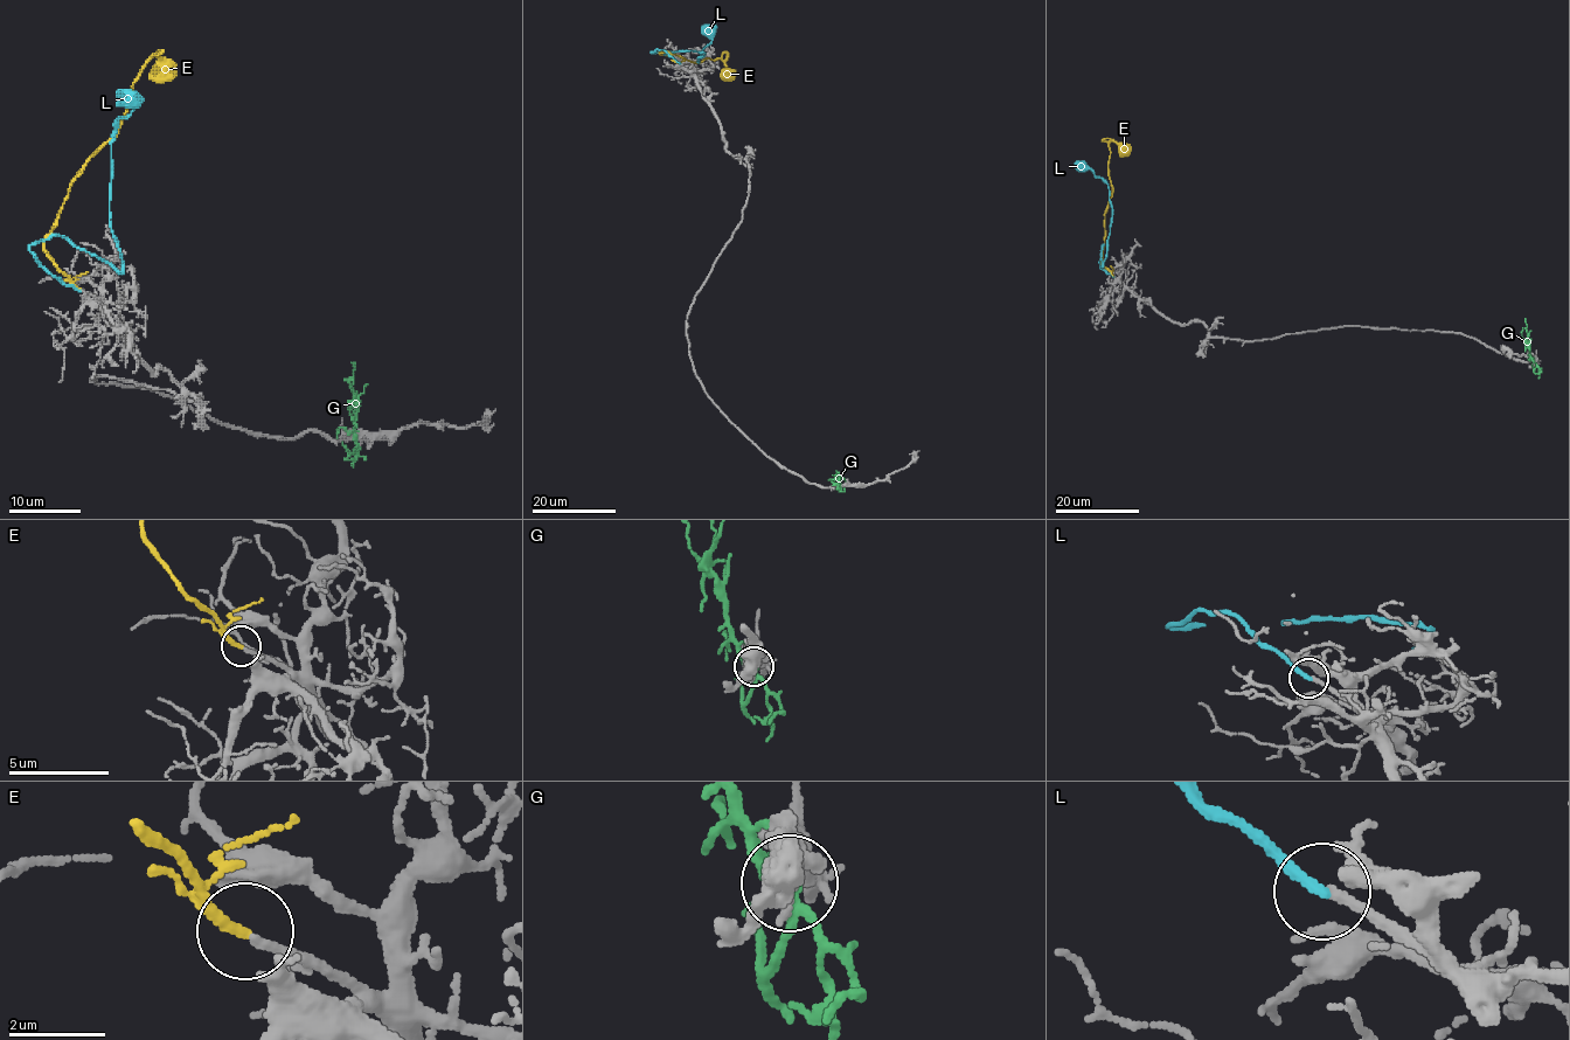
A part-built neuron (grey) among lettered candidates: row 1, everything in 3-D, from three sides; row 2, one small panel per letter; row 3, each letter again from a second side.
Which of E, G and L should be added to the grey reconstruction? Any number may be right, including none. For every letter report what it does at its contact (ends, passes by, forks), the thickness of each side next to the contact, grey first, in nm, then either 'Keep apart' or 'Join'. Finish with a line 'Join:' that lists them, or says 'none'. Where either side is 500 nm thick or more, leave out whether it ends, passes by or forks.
E: It ends there. Thickness 190 nm (grey) against 240 nm. Join
G: It forks there. Thickness 420 nm (grey) against 220 nm. Keep apart
L: It ends there. Thickness 190 nm (grey) against 240 nm. Keep apart
Join: E

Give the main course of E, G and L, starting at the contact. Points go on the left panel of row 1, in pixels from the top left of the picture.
E: (78, 288), (44, 248), (44, 237), (71, 180), (117, 131), (134, 78), (148, 59), (157, 55), (167, 77)
G: (356, 439), (349, 382), (354, 367), (351, 362)
L: (78, 290), (48, 271), (29, 247), (64, 236), (122, 270), (109, 214), (115, 122), (134, 105), (122, 94)

